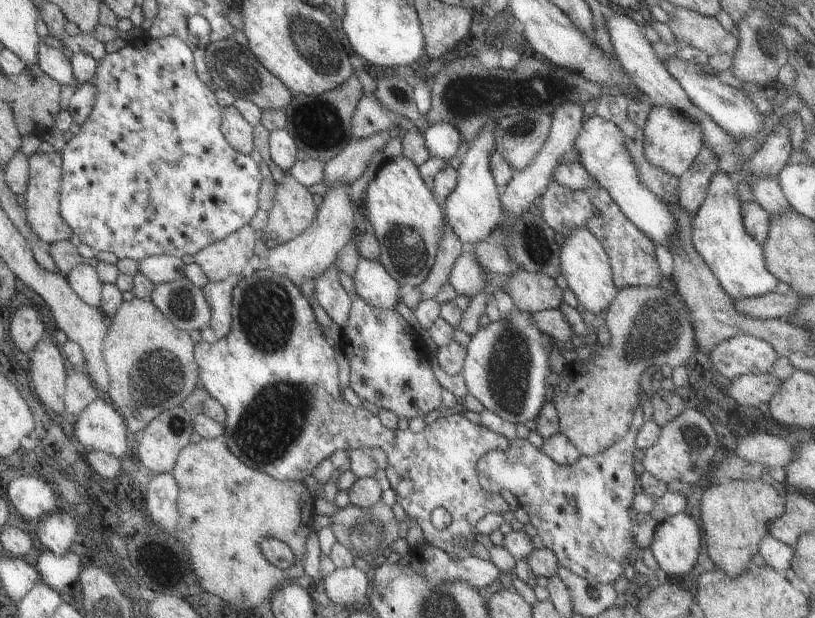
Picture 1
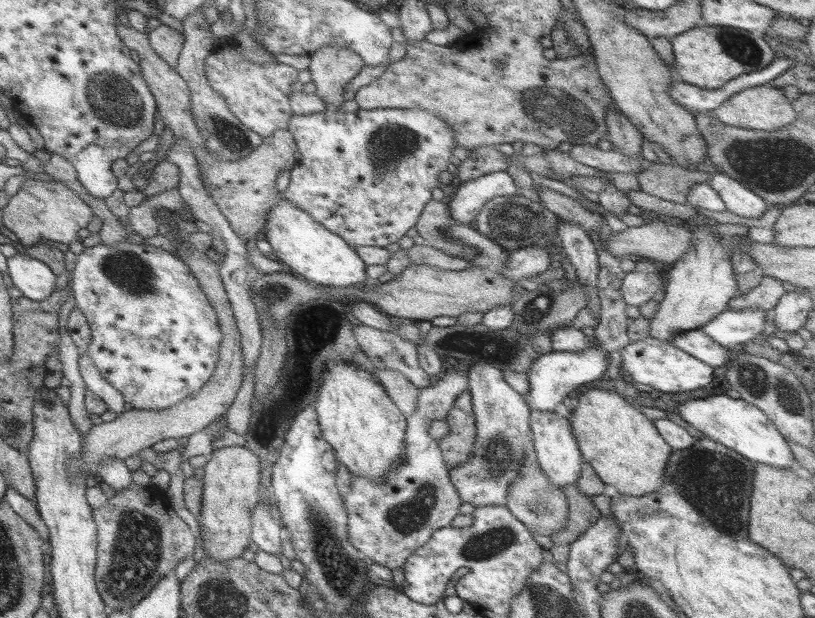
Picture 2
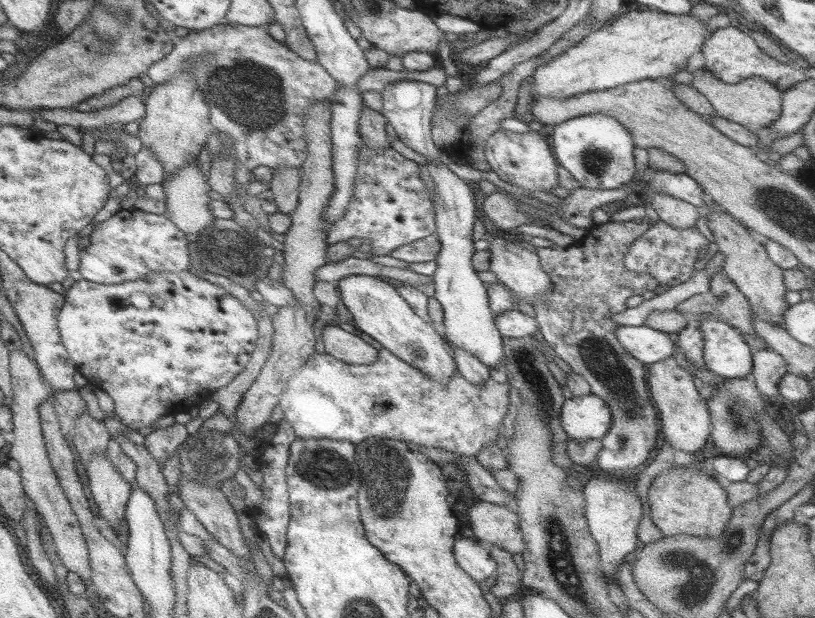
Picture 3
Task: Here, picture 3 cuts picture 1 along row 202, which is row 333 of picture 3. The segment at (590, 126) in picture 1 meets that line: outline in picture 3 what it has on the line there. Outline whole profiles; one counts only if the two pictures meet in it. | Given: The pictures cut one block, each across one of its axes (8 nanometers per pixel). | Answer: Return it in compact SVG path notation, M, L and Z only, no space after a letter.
M645 325L618 326L615 336L626 353L645 366L665 360L674 353L674 342L671 342L667 333Z

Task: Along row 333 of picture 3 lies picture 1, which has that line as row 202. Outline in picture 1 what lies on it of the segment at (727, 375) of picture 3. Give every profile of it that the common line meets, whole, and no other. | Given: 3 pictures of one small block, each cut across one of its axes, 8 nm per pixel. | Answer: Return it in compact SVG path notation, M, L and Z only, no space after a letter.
M727 173L711 174L703 202L697 207L695 216L690 219L690 240L696 254L715 276L721 290L731 300L743 300L773 292L777 280L765 268L762 246L743 228L741 202L735 192L736 181Z

